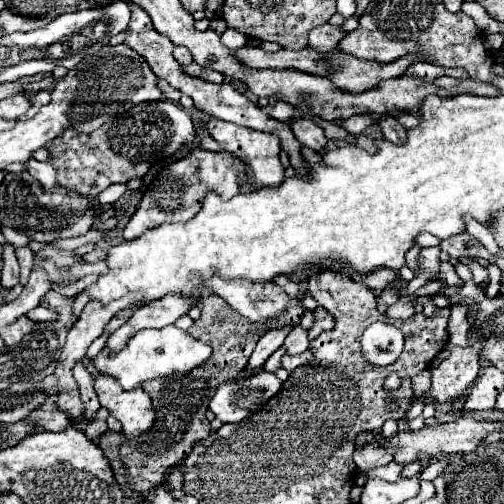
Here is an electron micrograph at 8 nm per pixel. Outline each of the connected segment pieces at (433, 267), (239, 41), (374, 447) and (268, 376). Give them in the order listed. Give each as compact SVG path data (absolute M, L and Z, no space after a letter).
M432 246L432 248L422 248L420 252L420 266L422 266L422 272L416 274L404 288L404 292L408 294L410 302L416 304L416 290L422 288L438 270L440 270L440 246Z
M228 28L222 36L220 36L220 40L222 40L222 44L226 46L226 48L230 48L230 50L234 50L234 48L240 48L240 46L244 46L246 44L246 34L242 34L242 32L238 32L238 30L232 30L232 28Z
M367 444L360 450L354 450L354 464L360 470L384 466L393 460L394 450L384 449L379 444Z
M262 370L250 378L242 378L240 382L220 384L210 402L210 410L224 424L240 422L256 412L256 408L264 406L280 390L282 380L276 374Z

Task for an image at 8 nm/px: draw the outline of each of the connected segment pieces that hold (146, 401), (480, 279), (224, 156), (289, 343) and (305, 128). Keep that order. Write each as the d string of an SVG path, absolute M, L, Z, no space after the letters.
M106 374L94 378L94 388L100 406L108 408L108 412L122 424L126 438L134 438L152 426L152 402L142 388L124 392L120 384Z
M471 262L467 264L467 266L470 268L470 271L472 272L473 280L476 286L482 289L481 284L488 280L488 271L476 262Z
M194 148L188 156L170 162L168 168L160 172L158 178L152 180L148 190L144 192L140 206L128 220L124 228L124 238L132 240L140 236L146 228L156 228L166 222L188 222L202 208L202 198L208 190L220 192L224 200L240 194L244 188L238 180L238 164L240 158L228 152L210 152L204 148Z
M300 326L292 328L292 332L286 336L284 340L284 348L286 348L286 354L302 354L306 348L308 348L310 340L308 340L308 334L306 330L302 330Z
M302 118L302 120L294 122L290 128L292 128L294 136L296 136L304 146L308 146L308 148L314 150L314 152L324 150L324 146L328 144L328 140L326 140L326 136L324 136L324 130L322 130L318 124L314 124L312 120L308 120L308 118Z

